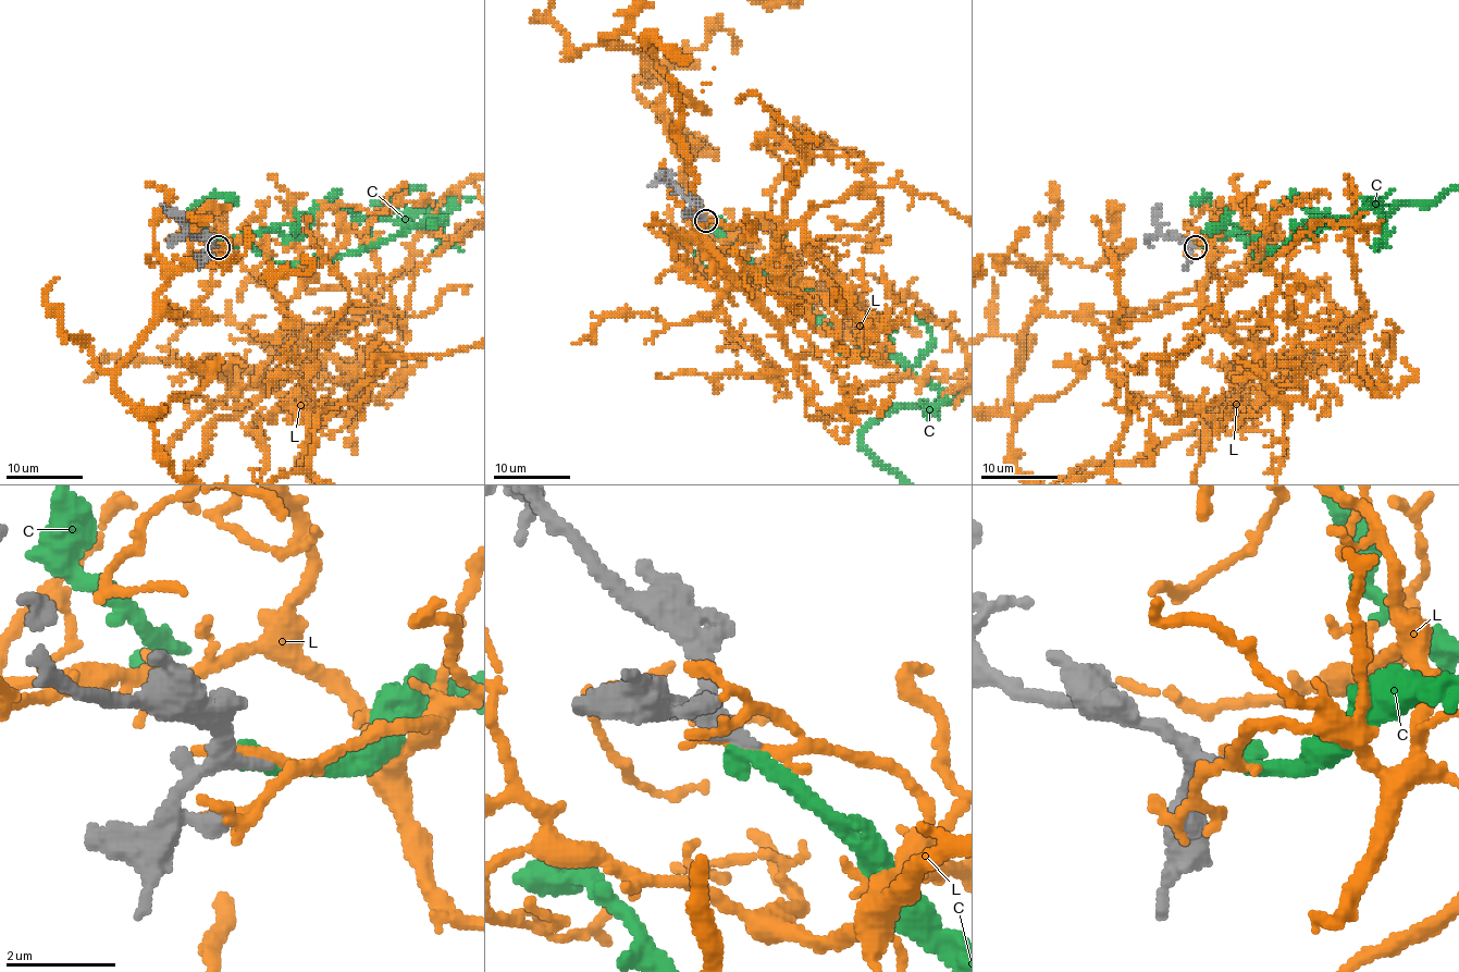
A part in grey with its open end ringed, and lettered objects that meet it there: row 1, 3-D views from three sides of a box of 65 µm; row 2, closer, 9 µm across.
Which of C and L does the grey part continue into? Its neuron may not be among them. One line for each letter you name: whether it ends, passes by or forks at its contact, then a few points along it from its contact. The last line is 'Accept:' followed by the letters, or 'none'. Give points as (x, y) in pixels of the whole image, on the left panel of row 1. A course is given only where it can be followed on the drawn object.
C: it ends there
Accept: C

